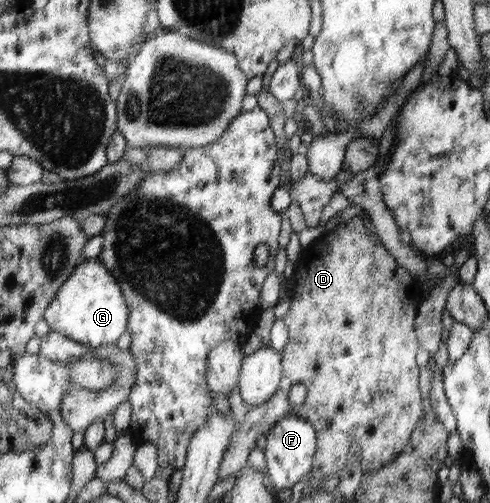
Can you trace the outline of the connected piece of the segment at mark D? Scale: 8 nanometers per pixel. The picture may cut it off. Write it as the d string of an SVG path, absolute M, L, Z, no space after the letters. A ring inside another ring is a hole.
M354 216L348 221L342 223L346 231L340 231L337 227L330 232L326 233L326 243L320 244L316 241L312 244L312 247L302 249L299 259L295 264L295 270L292 277L288 280L287 289L290 289L288 298L292 301L290 304L290 310L284 314L283 321L286 323L289 329L288 343L286 347L281 351L282 356L282 379L281 384L276 394L268 399L267 403L257 405L257 407L249 407L246 411L246 417L244 417L243 425L238 427L238 431L234 433L232 446L225 452L223 464L221 467L221 479L225 480L230 476L236 476L240 471L244 470L247 466L248 455L252 448L255 447L256 439L259 435L266 435L276 423L282 418L287 417L289 414L300 416L302 419L308 420L317 431L317 454L313 464L313 475L311 480L322 481L327 479L329 481L334 480L338 473L342 472L342 469L349 461L349 454L351 451L358 451L360 455L360 464L363 473L369 473L372 471L382 470L386 464L394 462L397 456L409 446L411 442L414 429L418 426L418 421L422 417L423 410L423 395L421 394L420 387L418 387L418 379L420 379L420 371L418 371L418 365L416 365L416 351L418 351L418 338L416 338L416 331L414 331L414 319L416 319L416 313L418 311L418 303L420 298L423 298L423 292L421 291L420 280L414 281L414 275L410 274L405 267L394 259L393 254L390 251L386 251L382 245L374 243L372 237L366 235L364 227L362 227L362 217ZM292 385L304 385L306 387L306 399L300 407L292 407L289 401L288 393L290 393L290 387Z

